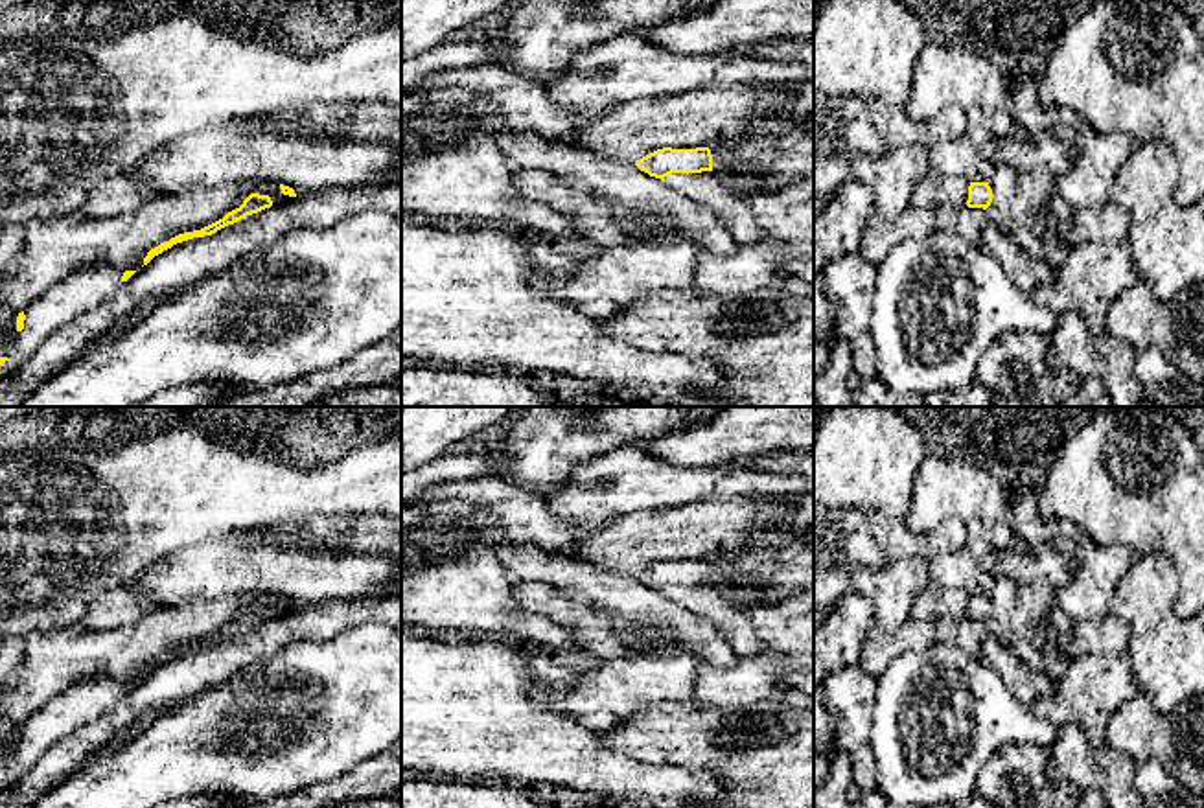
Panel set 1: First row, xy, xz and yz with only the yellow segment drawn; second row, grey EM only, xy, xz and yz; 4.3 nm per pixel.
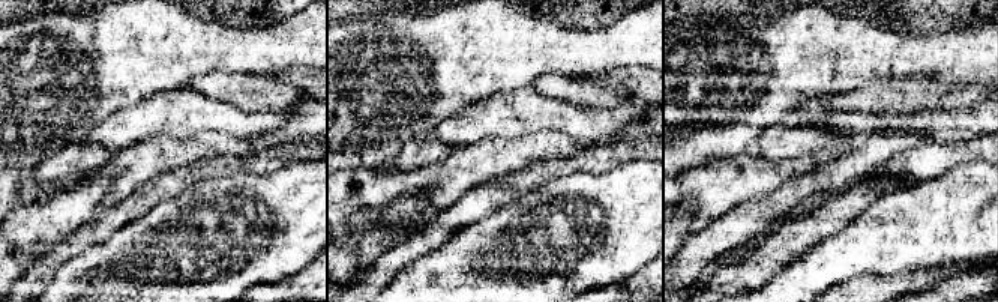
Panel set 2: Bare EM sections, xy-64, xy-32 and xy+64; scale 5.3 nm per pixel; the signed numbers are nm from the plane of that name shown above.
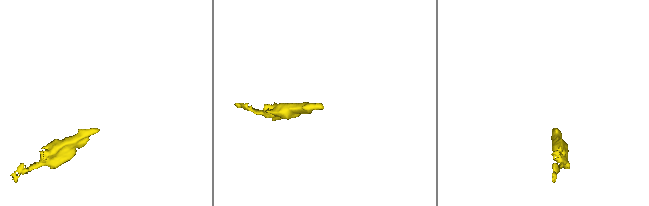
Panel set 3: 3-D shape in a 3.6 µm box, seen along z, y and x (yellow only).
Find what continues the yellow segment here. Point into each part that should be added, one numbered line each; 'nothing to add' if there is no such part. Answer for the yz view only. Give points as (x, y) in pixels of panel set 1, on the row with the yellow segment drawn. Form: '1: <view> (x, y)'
1: yz (1004, 183)

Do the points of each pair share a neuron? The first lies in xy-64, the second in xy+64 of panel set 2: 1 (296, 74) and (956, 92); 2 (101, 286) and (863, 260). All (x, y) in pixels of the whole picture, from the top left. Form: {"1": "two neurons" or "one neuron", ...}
{"1": "one neuron", "2": "one neuron"}

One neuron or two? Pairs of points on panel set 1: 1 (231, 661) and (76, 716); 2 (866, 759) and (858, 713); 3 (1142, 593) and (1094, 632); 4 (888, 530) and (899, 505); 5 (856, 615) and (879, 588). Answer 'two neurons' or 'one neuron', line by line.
1: two neurons
2: one neuron
3: two neurons
4: two neurons
5: two neurons

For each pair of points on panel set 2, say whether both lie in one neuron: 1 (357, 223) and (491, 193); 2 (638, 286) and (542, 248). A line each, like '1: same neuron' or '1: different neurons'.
1: different neurons
2: different neurons

